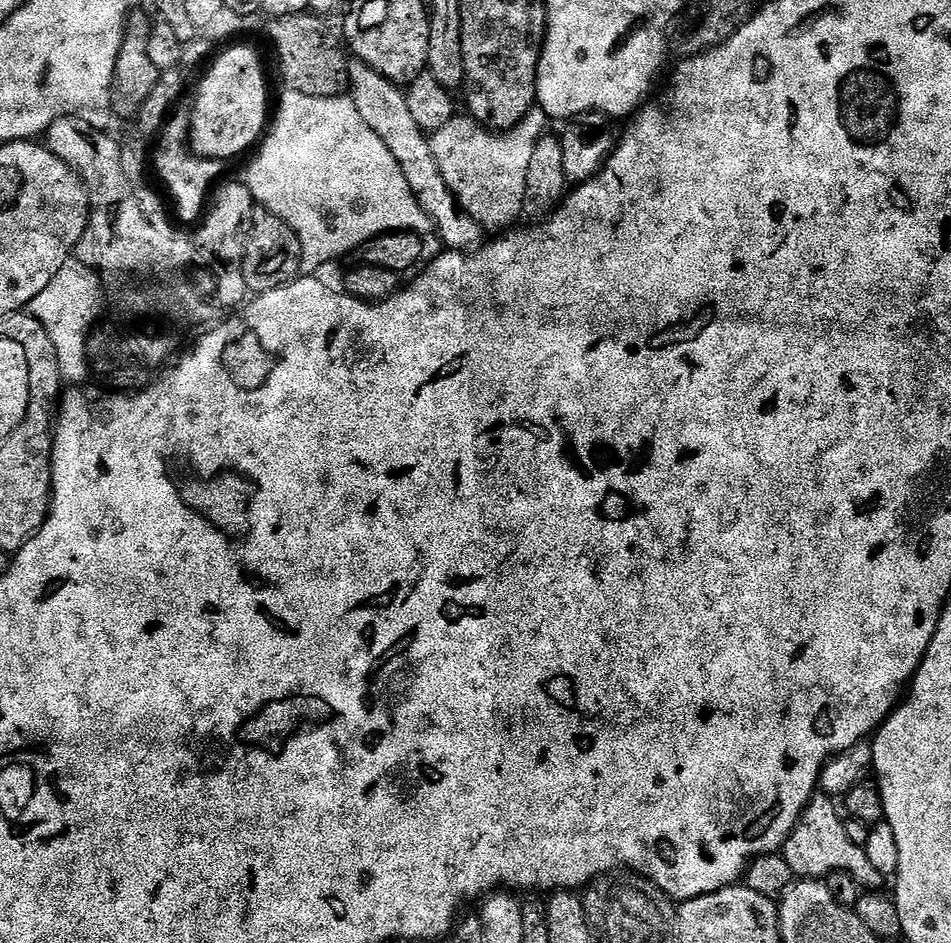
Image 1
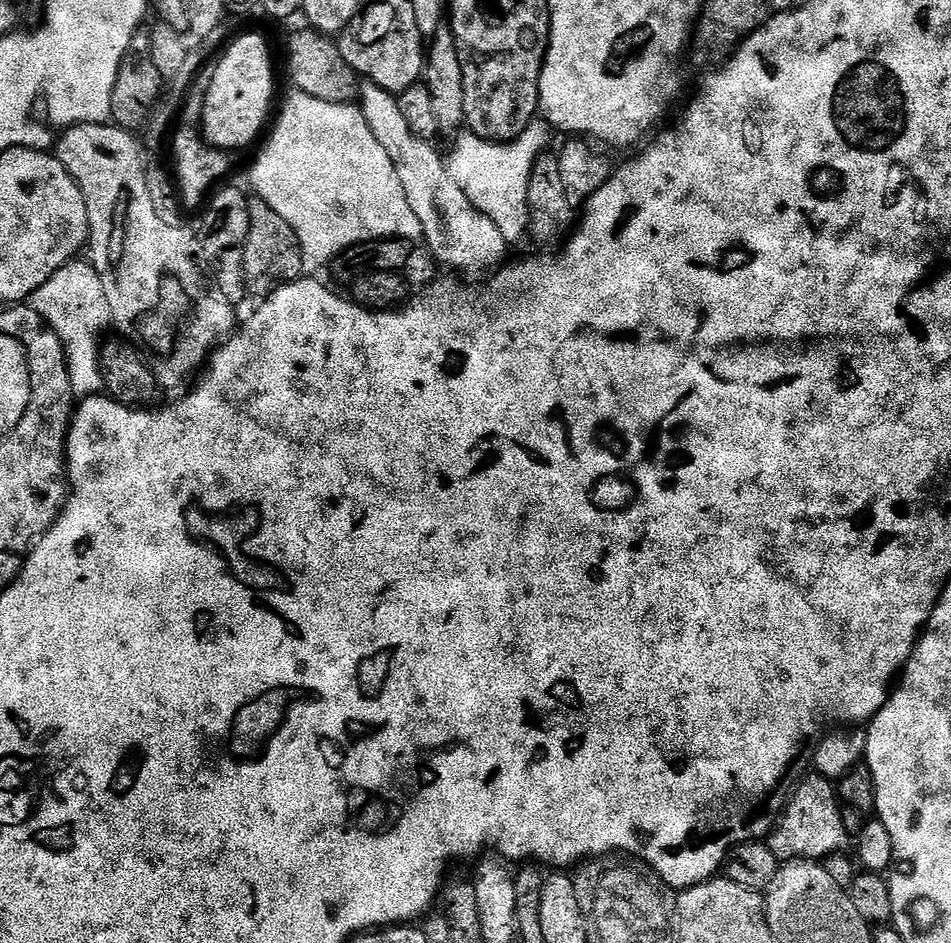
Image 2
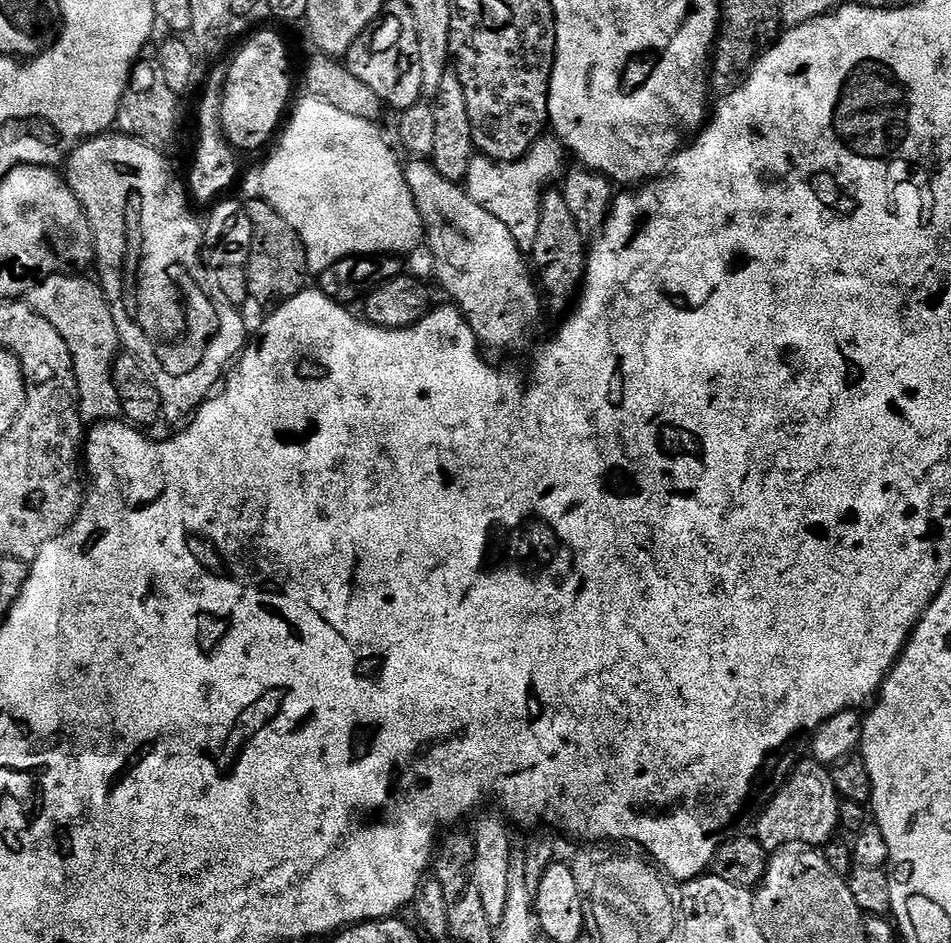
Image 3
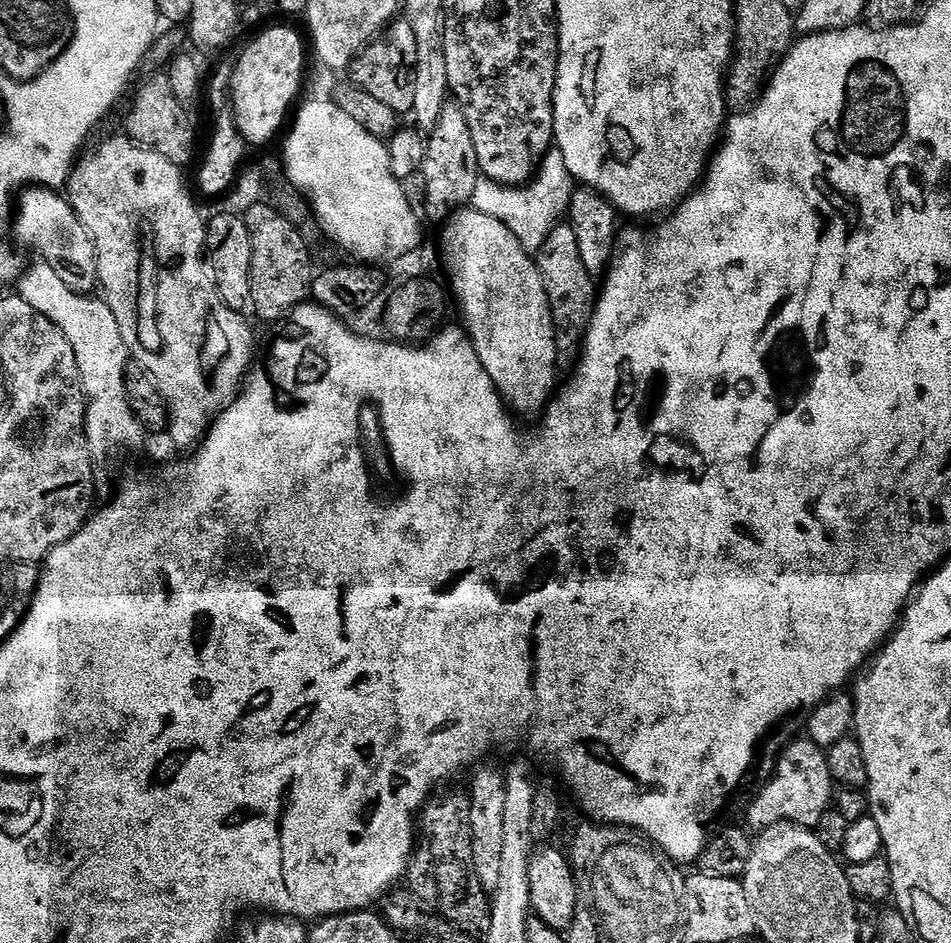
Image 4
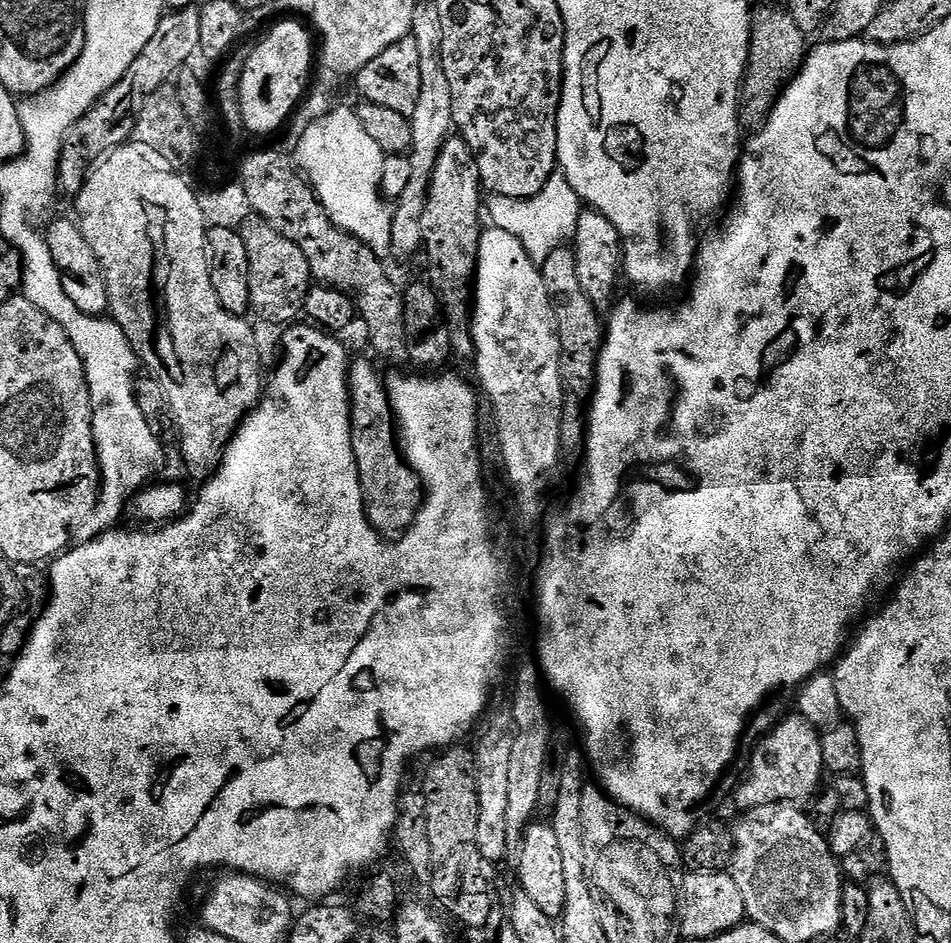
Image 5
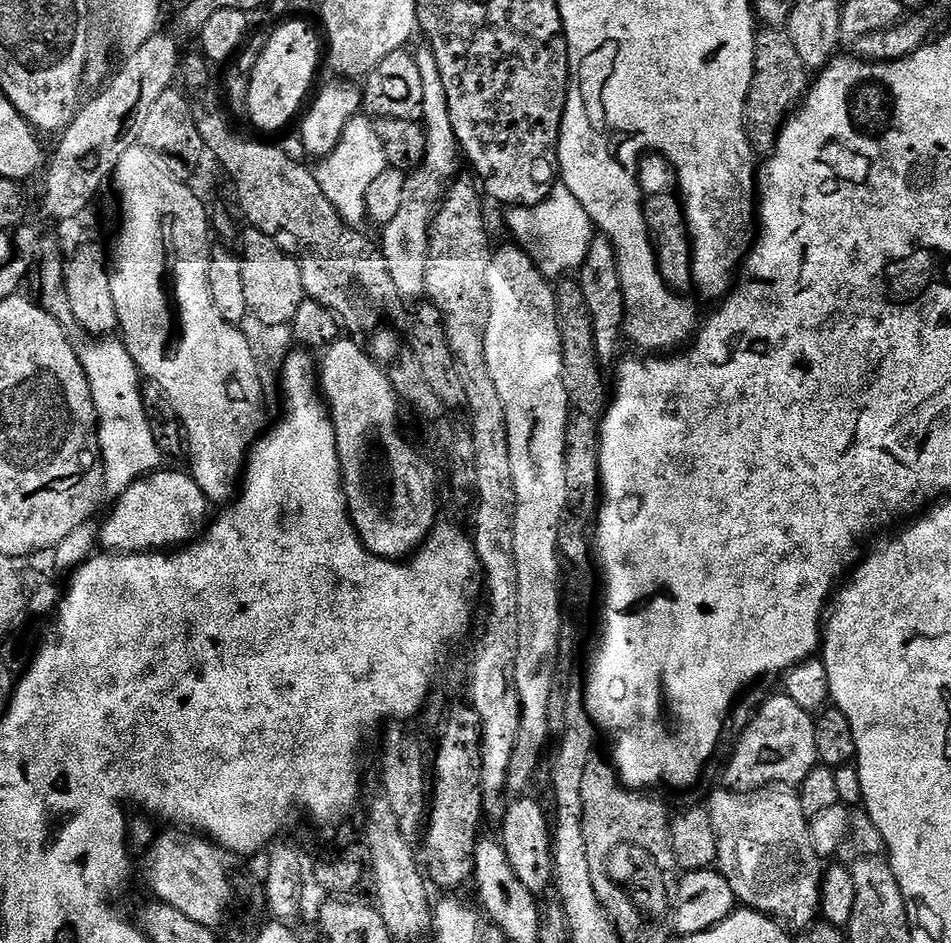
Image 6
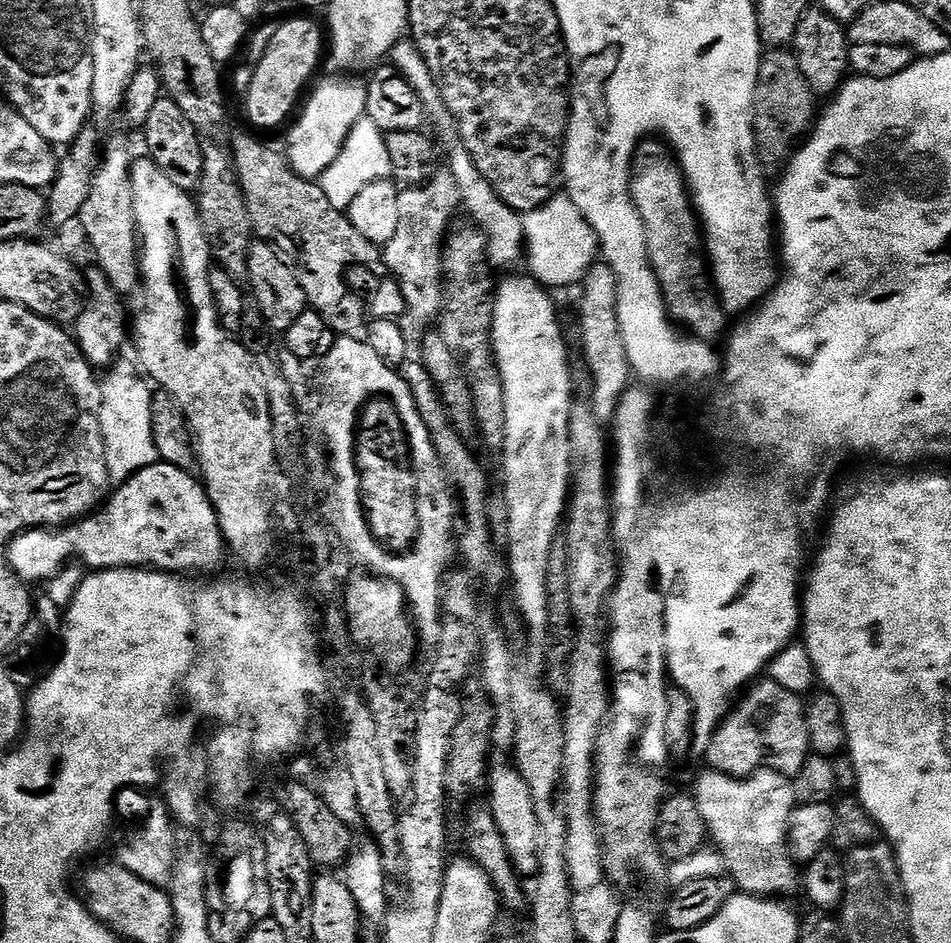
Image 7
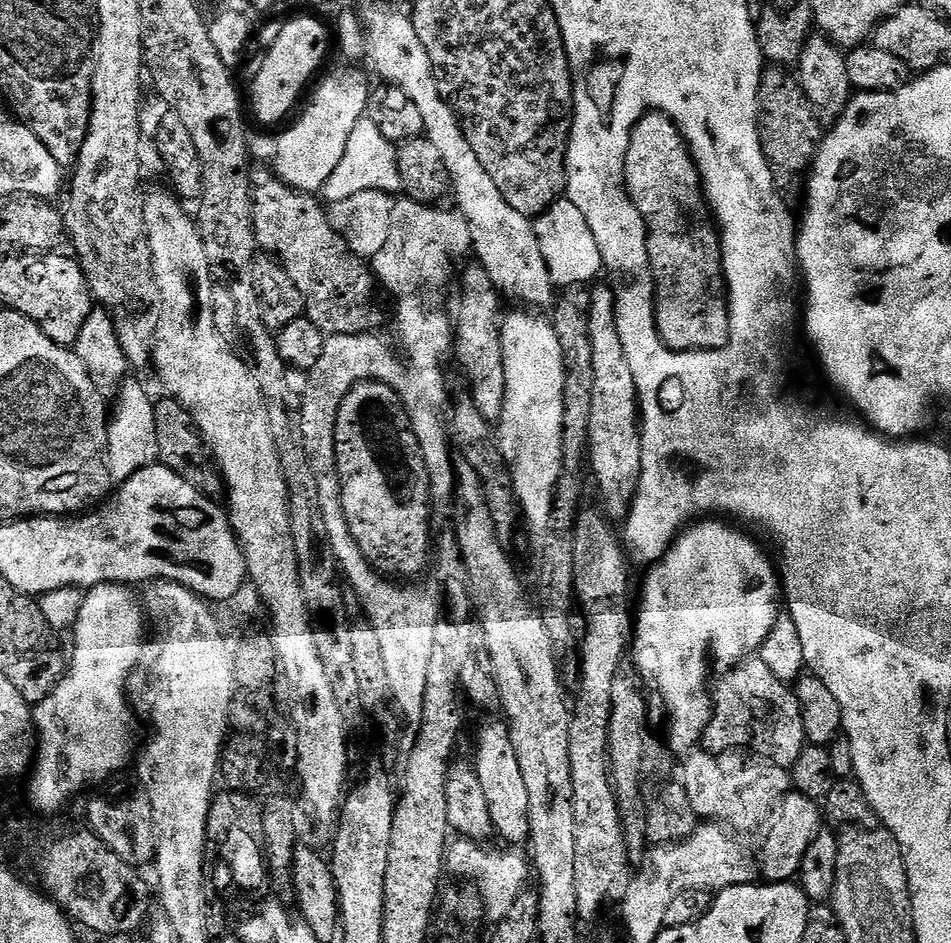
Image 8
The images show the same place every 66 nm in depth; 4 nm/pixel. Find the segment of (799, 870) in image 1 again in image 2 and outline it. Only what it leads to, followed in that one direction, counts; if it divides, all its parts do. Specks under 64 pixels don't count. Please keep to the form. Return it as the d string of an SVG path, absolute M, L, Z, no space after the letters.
M809 774L804 781L802 780L787 797L783 813L766 840L768 849L781 862L790 860L820 862L833 853L843 853L847 849L847 844L848 847L850 844L846 826L842 826L840 813L842 805L838 799L837 785L826 777L815 774Z

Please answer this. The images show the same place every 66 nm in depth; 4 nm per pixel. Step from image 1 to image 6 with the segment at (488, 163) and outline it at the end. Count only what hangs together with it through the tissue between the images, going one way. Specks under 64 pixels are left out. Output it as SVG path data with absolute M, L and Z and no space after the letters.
M553 187L541 204L532 208L512 208L509 213L508 228L516 235L515 243L536 261L540 273L549 278L564 278L580 269L590 250L594 225L586 210L582 210L582 202L578 202L568 188Z

